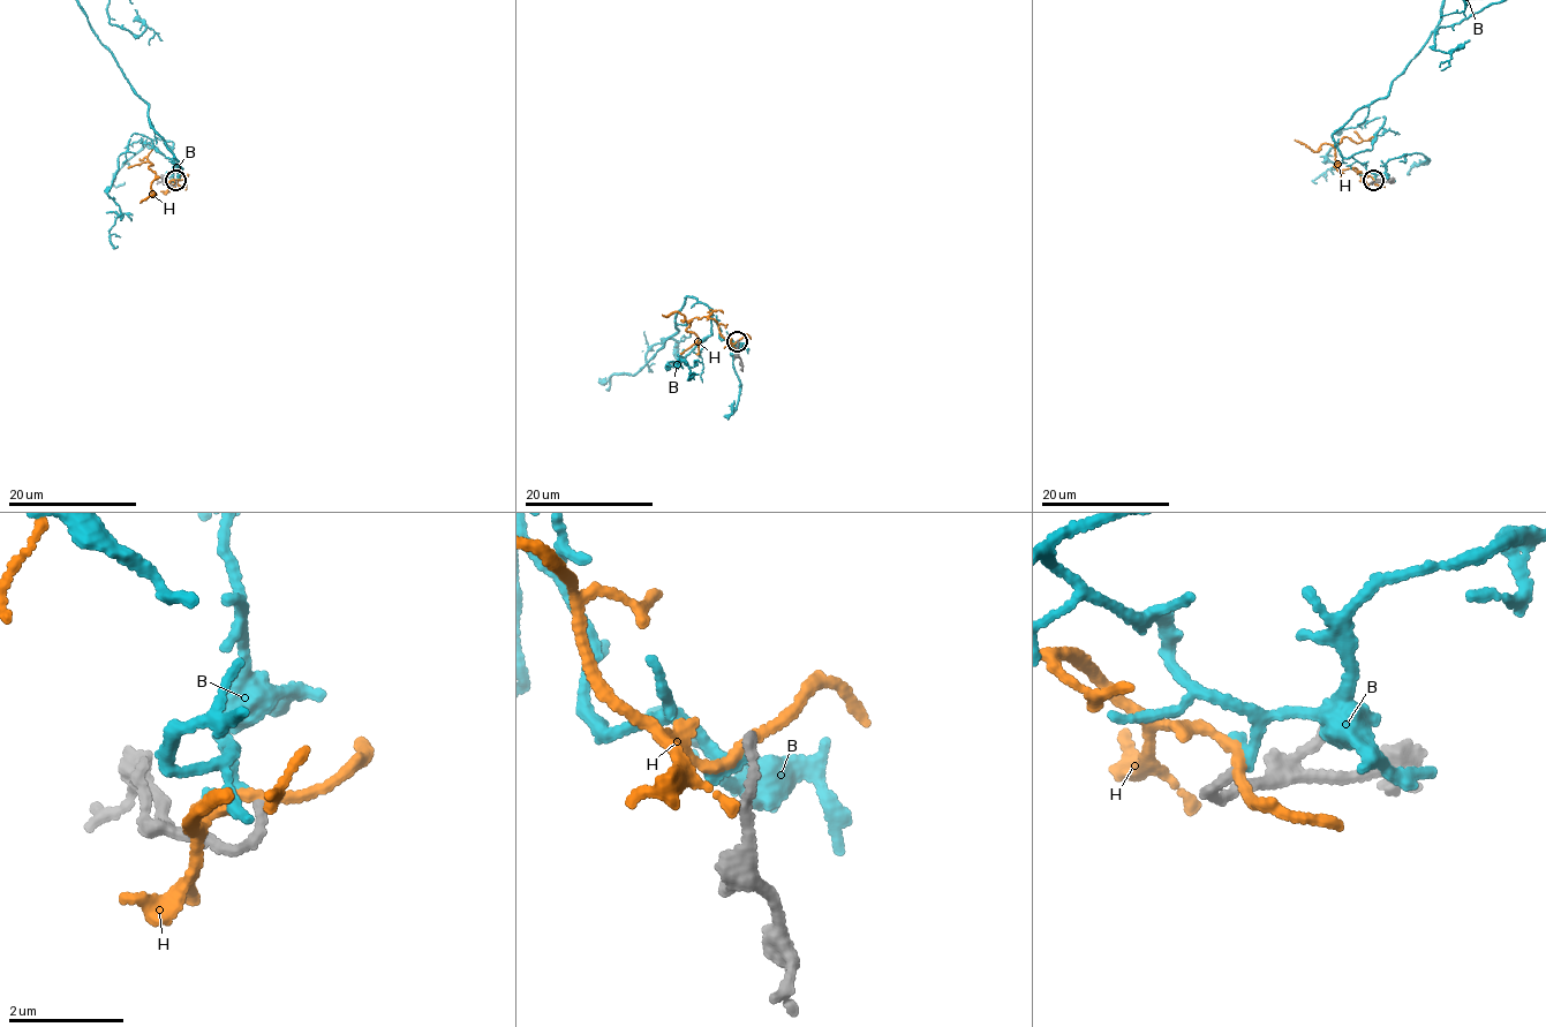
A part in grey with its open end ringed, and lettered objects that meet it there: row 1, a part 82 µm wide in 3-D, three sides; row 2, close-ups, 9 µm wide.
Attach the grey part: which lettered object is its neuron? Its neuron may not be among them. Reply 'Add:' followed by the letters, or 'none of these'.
Add: B

